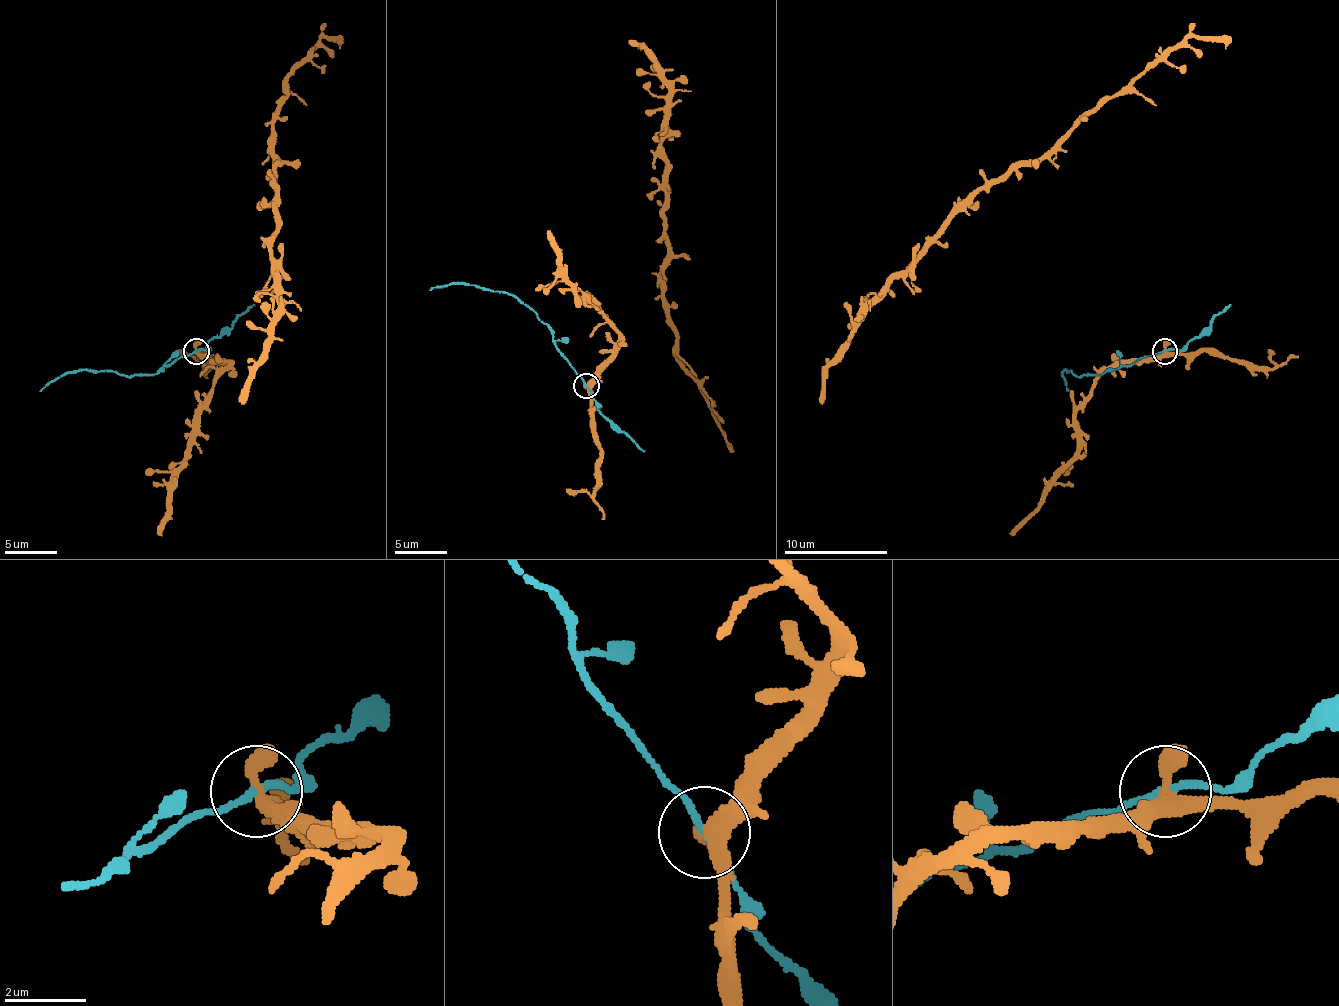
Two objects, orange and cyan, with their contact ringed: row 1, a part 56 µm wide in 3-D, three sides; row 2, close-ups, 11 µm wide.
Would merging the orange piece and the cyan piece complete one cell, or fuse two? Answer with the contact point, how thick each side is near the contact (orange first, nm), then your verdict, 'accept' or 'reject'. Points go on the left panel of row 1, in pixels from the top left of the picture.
at (196, 351); 340 nm thick on the orange side, 140 nm on the other; reject

